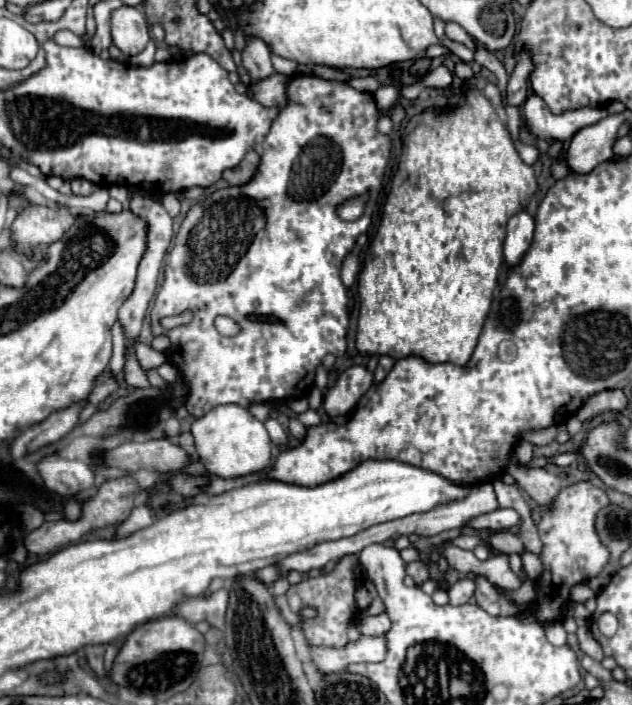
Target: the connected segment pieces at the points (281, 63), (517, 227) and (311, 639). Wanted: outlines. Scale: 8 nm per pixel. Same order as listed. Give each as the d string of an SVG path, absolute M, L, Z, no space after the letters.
M272 55L272 63L274 63L274 69L282 75L294 75L298 71L296 61L290 61L290 59L284 59L284 57L278 57L278 55Z
M528 211L516 213L508 221L508 233L504 241L504 261L510 267L516 267L522 259L522 255L528 251L534 235L534 219L528 215Z
M344 555L336 569L328 575L318 575L312 579L304 579L298 585L292 585L286 593L286 601L292 609L292 613L300 613L306 607L316 609L316 617L306 619L302 617L300 629L308 641L308 645L324 645L324 647L344 647L348 643L348 627L354 621L354 617L358 615L358 607L356 607L356 599L354 593L358 589L358 577L354 573L358 565L358 557L356 555Z

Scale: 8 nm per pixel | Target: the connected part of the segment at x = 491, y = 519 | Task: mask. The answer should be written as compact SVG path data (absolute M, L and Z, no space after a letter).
M496 509L492 513L478 515L478 519L474 519L474 523L466 523L466 527L488 529L488 531L506 531L512 525L516 525L518 521L520 521L520 517L514 509Z

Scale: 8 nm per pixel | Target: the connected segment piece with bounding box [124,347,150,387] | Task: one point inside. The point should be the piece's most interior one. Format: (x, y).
(135, 376)

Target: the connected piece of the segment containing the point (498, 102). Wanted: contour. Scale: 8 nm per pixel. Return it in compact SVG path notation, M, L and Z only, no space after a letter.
M488 83L488 85L486 85L484 95L492 101L494 107L502 107L502 105L504 105L504 101L502 101L502 93L500 93L500 89L498 89L494 83Z

